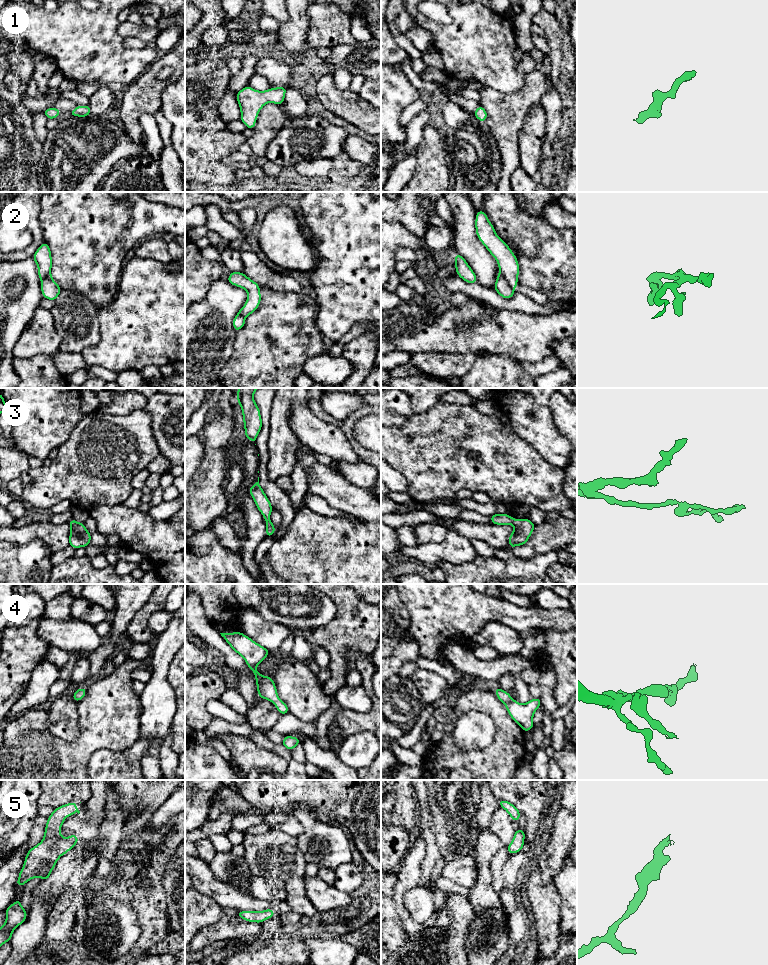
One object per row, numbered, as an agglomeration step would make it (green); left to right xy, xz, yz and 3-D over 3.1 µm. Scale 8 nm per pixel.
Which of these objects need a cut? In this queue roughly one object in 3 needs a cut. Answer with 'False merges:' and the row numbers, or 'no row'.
False merges: 2

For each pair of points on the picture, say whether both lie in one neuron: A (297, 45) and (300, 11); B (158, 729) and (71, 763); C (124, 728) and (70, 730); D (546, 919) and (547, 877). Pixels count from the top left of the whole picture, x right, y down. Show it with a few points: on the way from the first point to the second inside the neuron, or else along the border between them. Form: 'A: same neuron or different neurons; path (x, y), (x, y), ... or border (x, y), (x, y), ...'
A: same neuron; path (297, 37), (298, 19)
B: different neurons; border (141, 713), (139, 736)
C: different neurons; border (77, 707), (80, 734), (70, 741), (58, 738)
D: different neurons; border (538, 870), (541, 879), (545, 883), (552, 883)

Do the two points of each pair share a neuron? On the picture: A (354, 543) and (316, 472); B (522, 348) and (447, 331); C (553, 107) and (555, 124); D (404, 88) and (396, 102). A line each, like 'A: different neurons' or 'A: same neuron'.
A: different neurons
B: same neuron
C: same neuron
D: same neuron

